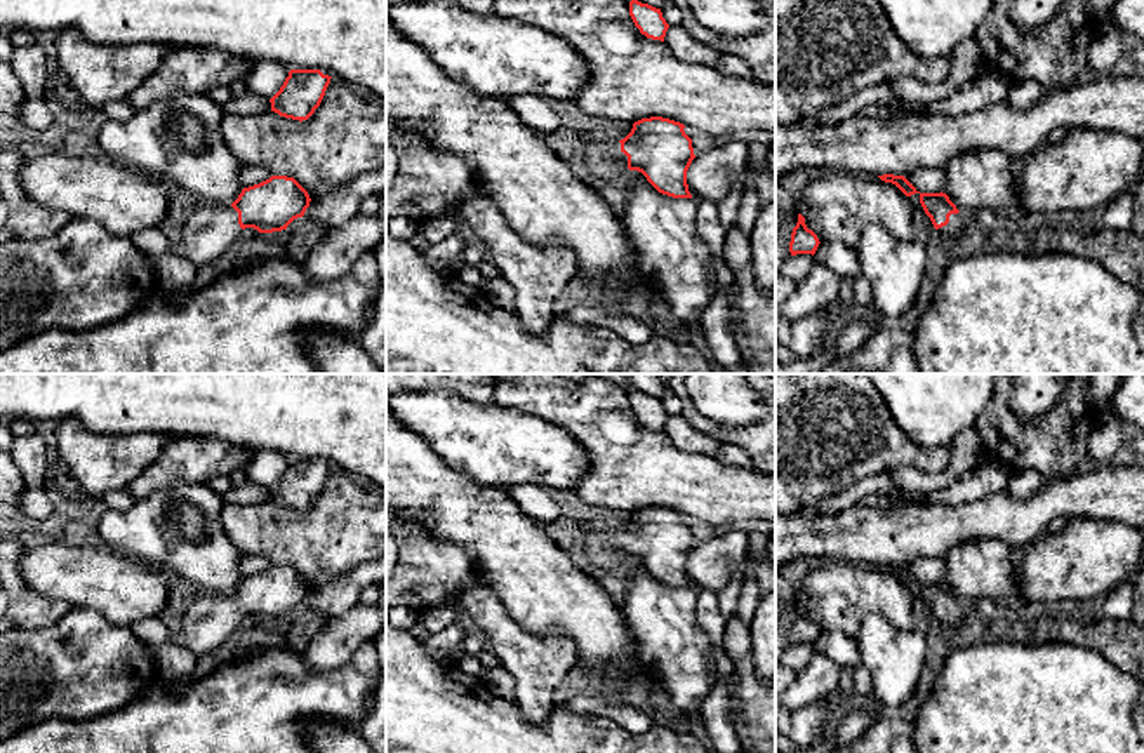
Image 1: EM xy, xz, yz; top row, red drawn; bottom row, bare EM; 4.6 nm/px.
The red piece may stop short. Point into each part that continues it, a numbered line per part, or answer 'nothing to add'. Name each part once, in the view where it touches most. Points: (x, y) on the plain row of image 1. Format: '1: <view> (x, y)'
1: yz (960, 613)

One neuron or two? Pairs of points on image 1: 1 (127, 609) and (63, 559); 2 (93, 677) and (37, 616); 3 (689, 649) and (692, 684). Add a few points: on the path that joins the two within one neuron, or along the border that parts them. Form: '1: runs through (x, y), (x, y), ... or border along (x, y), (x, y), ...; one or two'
1: runs through (112, 593), (96, 578), (79, 574); one
2: border along (73, 607), (49, 625), (18, 630); two
3: runs through (689, 658), (689, 675); one

